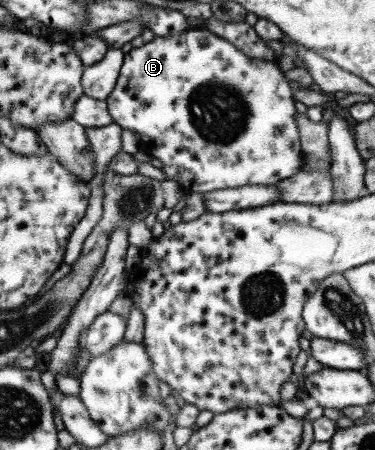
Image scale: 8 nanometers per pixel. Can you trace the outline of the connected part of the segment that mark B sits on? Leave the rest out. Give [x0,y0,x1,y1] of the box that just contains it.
[105,26,304,194]

